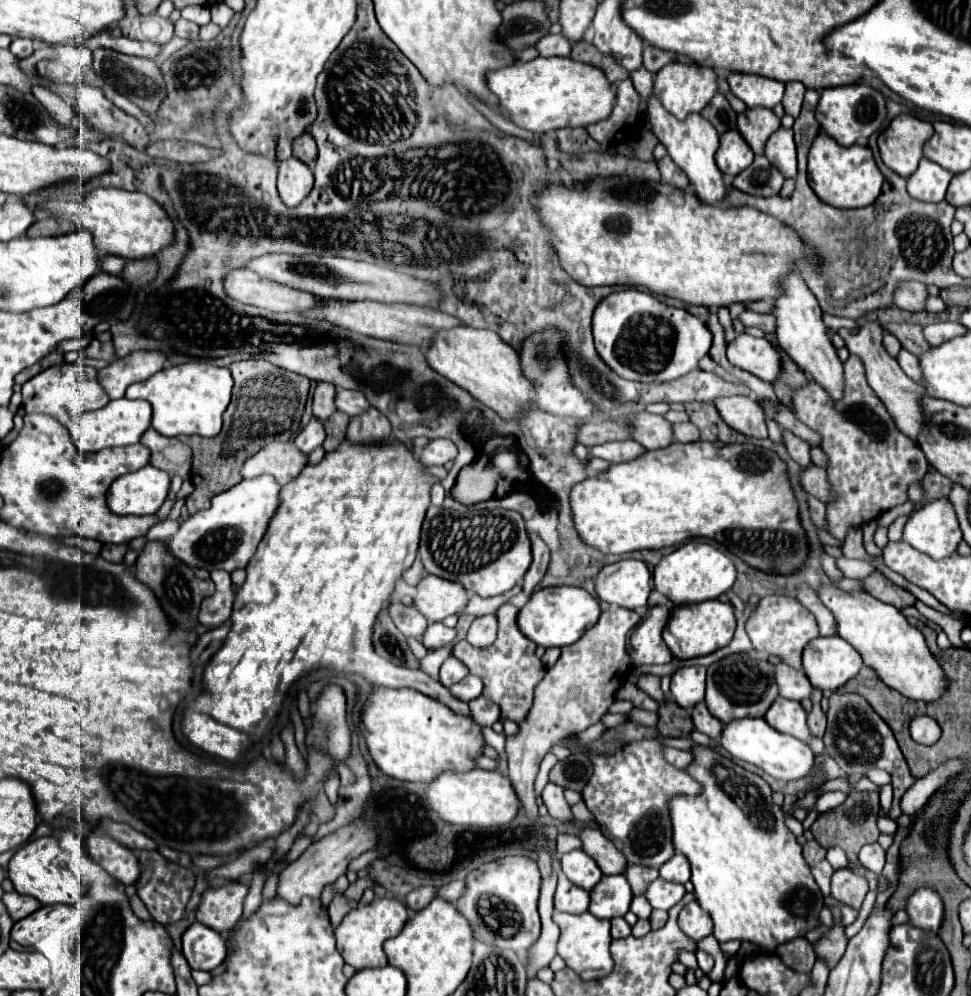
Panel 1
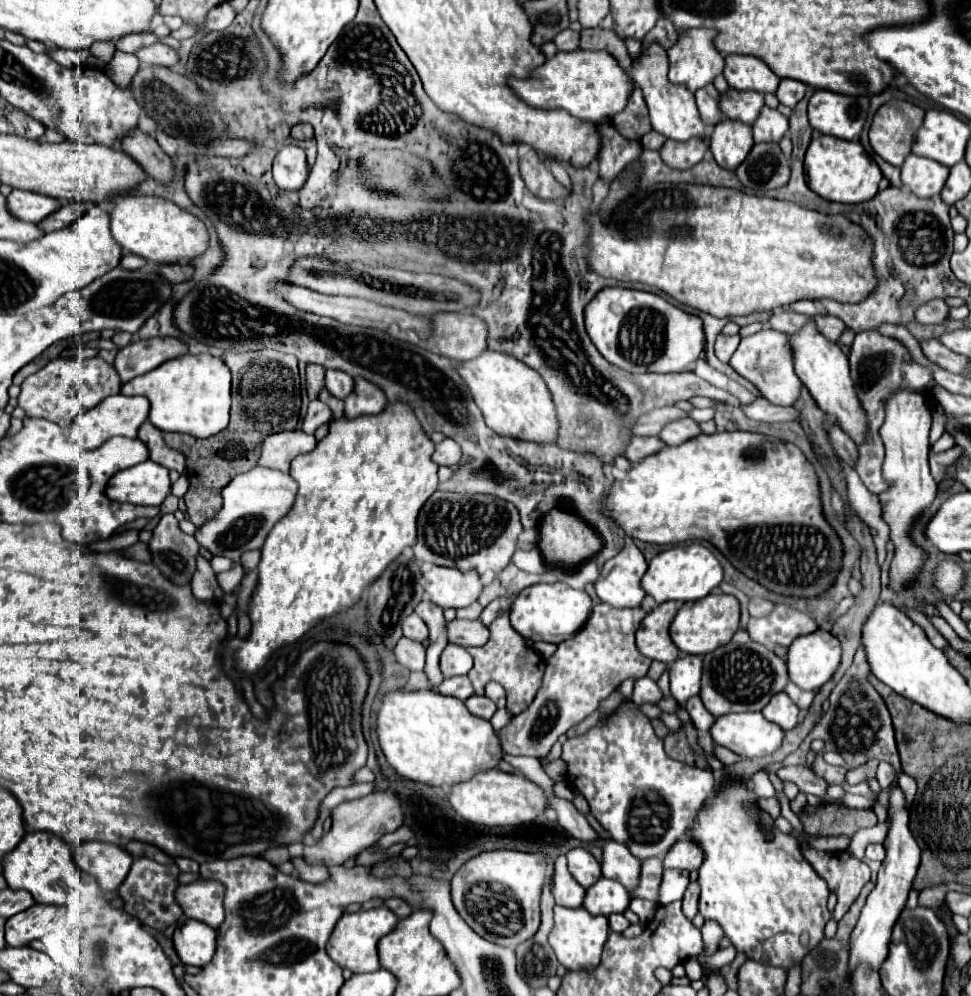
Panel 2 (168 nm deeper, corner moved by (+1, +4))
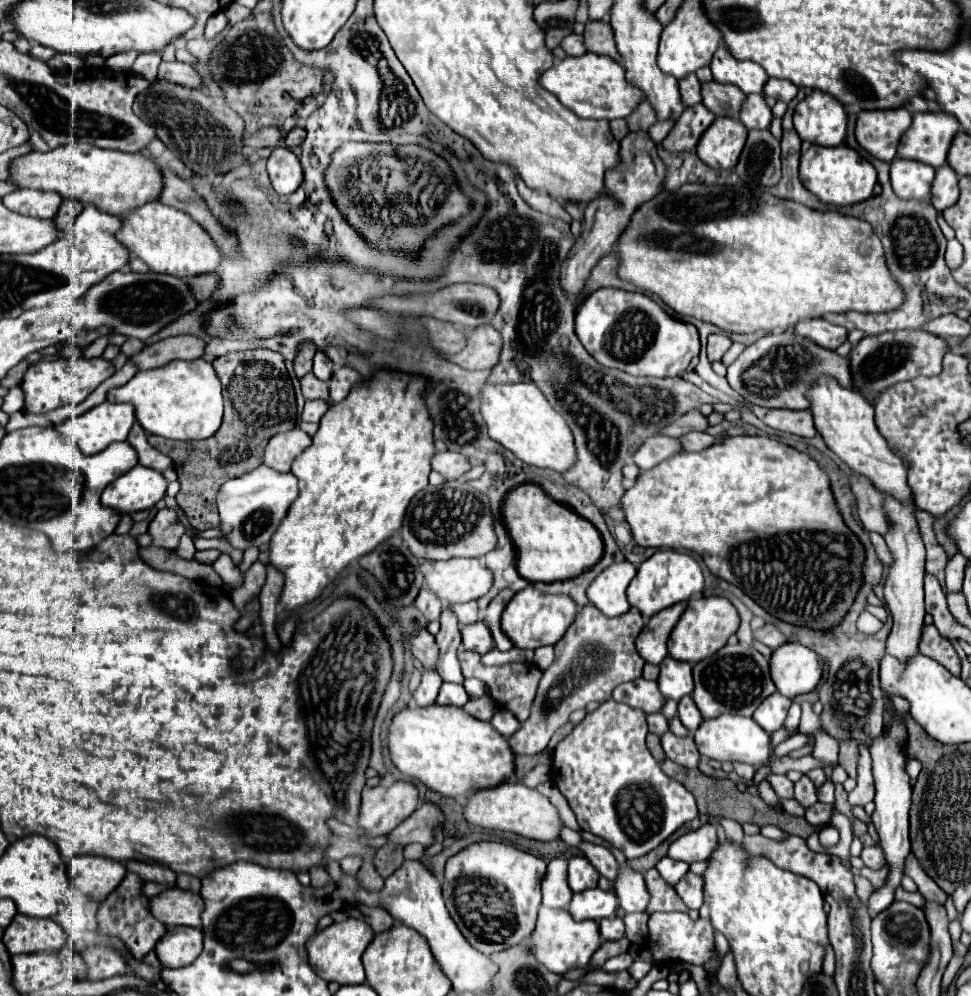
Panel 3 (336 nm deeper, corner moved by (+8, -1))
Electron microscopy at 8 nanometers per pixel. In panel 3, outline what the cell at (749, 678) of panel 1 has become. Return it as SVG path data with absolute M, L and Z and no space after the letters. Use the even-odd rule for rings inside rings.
M727 644L707 660L701 660L693 666L693 700L703 714L703 718L715 718L719 714L739 714L751 716L755 708L771 696L777 688L769 674L769 662L755 648L743 648L741 644Z

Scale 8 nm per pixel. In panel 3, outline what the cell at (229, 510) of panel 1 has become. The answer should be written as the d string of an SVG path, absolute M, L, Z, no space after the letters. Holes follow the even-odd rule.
M265 464L247 472L247 476L241 476L239 480L227 480L217 494L221 530L225 532L225 538L239 550L267 544L297 496L297 478L291 472L275 472Z

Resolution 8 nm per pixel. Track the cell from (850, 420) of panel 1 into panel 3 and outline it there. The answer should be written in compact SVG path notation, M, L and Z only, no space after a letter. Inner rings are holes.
M895 330L877 336L865 336L851 352L851 372L855 386L871 398L871 394L889 388L891 384L911 380L915 376L937 376L943 356L951 352L945 338L925 330Z

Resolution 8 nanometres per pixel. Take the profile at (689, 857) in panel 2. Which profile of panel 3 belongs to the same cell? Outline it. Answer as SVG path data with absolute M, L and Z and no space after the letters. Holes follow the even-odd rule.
M707 822L701 828L677 838L669 846L669 856L693 864L699 860L707 860L717 846L719 846L719 826L715 822Z

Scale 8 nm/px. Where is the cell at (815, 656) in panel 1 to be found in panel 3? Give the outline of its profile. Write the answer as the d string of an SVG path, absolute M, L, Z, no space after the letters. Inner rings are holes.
M785 642L773 650L769 670L779 694L787 698L815 690L823 676L821 658L813 650L793 642Z

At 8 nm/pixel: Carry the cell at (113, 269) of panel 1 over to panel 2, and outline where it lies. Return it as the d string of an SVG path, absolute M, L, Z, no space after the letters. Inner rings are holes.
M132 253L122 255L122 261L120 261L120 267L126 267L126 269L138 269L138 267L144 267L144 265L146 265L146 259L132 255Z

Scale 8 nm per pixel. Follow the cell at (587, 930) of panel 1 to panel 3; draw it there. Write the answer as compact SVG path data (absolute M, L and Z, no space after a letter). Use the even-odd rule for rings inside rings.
M545 906L539 910L537 928L531 934L531 952L547 970L555 974L565 974L571 968L585 968L585 964L591 960L593 952L599 946L601 934L599 924L595 920L575 922L567 910L553 910Z

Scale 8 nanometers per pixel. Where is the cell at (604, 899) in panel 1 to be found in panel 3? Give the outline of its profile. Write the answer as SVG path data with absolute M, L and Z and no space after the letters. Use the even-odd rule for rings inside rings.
M601 888L573 894L573 900L569 904L569 914L577 922L579 920L601 920L601 918L613 916L615 910L617 910L615 894L605 892Z

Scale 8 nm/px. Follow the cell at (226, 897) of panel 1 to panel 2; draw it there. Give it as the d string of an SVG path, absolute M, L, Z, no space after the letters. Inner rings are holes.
M198 879L180 885L176 899L190 919L198 919L218 929L224 921L224 893L226 887L214 879Z

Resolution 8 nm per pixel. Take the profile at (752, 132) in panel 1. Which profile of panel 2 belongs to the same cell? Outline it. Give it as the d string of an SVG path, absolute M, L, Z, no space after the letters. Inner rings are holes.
M728 89L726 95L722 95L720 103L724 115L732 121L742 121L746 125L754 125L758 119L762 107L764 107L764 95L758 95L756 91L734 91Z

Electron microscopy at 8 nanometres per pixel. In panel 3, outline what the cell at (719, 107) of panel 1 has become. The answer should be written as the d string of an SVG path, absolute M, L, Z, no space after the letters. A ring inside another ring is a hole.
M693 72L679 80L679 94L685 106L693 106L701 102L701 84Z

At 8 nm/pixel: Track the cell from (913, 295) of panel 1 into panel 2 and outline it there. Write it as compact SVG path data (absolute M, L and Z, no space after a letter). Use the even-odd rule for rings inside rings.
M930 299L916 307L914 317L918 323L942 323L948 319L948 305L942 299Z

